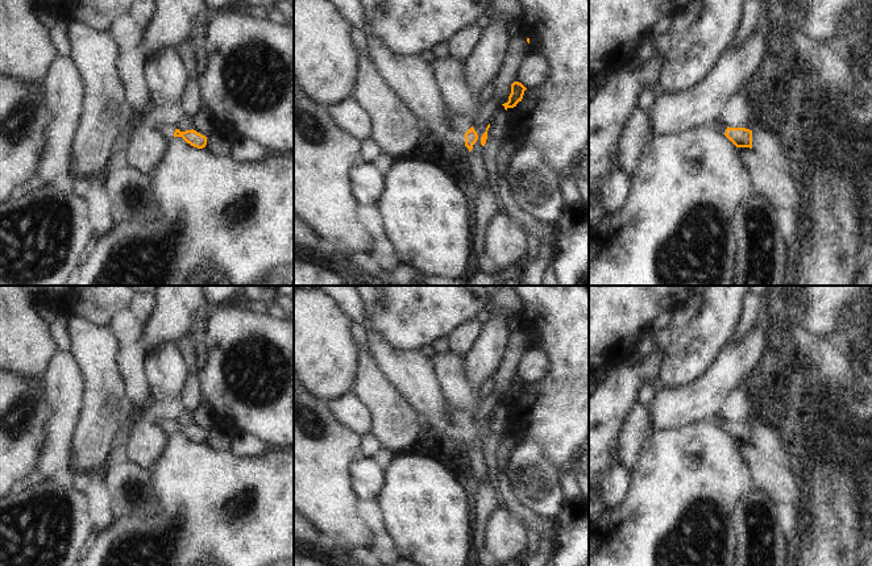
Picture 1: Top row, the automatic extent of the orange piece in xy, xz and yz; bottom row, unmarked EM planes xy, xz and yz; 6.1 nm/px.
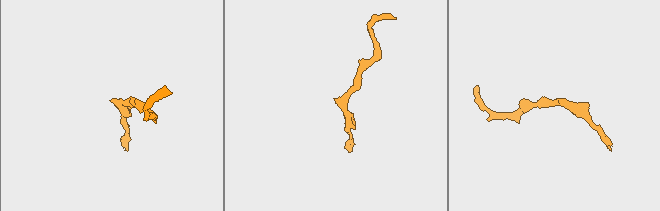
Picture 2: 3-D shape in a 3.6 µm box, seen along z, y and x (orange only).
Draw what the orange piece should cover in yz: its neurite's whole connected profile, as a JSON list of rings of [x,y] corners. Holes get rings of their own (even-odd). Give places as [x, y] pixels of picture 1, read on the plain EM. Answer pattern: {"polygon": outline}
{"polygon": [[[715,416],[711,421],[723,428],[736,442],[752,444],[752,425],[746,423],[728,423],[719,416]]]}

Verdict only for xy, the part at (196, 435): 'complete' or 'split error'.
split error

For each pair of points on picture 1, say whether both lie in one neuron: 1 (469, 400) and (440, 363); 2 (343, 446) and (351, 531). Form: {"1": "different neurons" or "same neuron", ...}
{"1": "same neuron", "2": "same neuron"}

